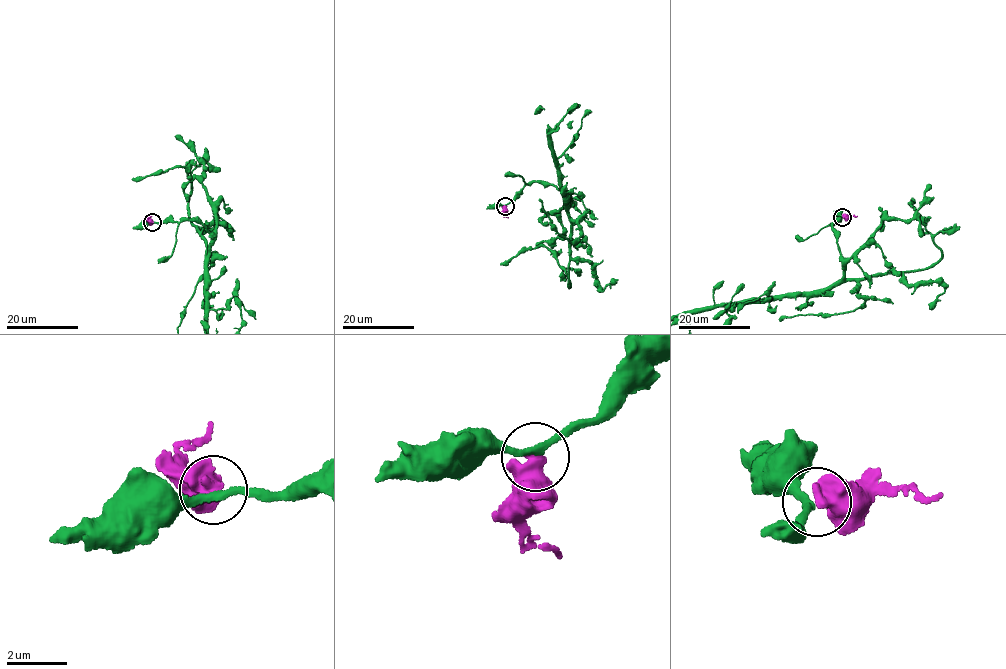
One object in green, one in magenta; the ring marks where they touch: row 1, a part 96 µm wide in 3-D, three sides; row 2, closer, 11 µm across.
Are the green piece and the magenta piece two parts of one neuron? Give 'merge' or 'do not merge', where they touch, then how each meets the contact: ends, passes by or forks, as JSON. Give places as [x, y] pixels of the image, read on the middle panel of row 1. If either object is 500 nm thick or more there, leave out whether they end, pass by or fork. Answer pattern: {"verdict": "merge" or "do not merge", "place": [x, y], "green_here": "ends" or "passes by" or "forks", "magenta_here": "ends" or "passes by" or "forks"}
{"verdict": "do not merge", "place": [505, 206]}

